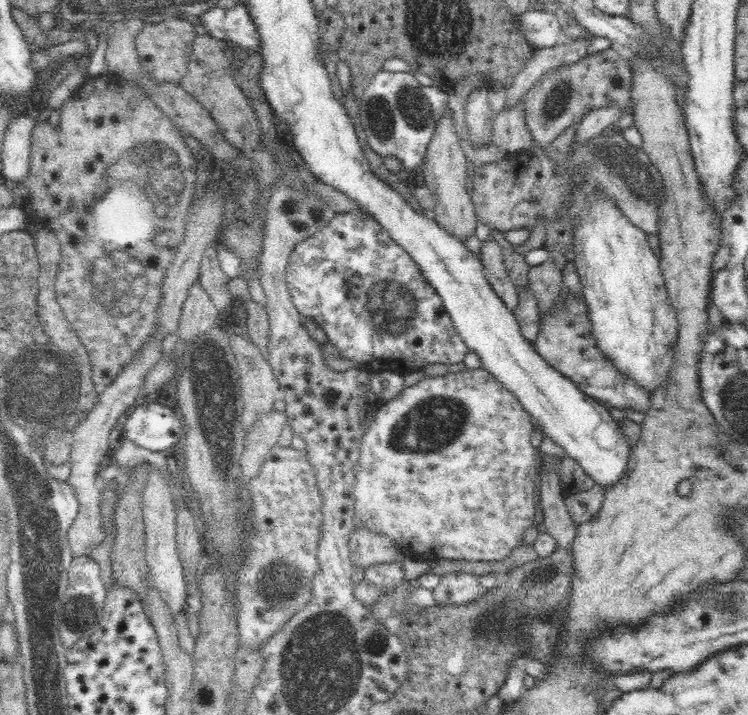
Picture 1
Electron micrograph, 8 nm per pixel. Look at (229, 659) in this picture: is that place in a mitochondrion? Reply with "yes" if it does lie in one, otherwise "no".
no

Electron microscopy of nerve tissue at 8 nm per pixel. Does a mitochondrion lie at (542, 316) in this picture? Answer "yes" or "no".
no

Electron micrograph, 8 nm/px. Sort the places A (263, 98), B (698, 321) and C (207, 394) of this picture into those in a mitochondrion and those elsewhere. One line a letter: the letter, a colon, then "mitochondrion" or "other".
A: other
B: other
C: mitochondrion

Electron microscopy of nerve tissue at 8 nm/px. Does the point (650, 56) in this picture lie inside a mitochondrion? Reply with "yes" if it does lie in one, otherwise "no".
no

